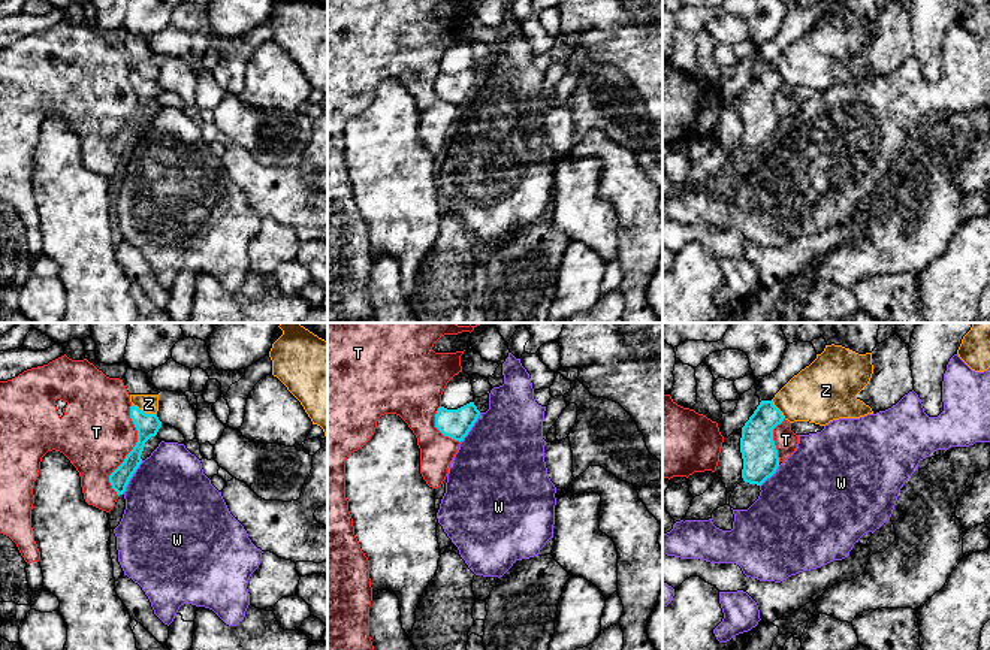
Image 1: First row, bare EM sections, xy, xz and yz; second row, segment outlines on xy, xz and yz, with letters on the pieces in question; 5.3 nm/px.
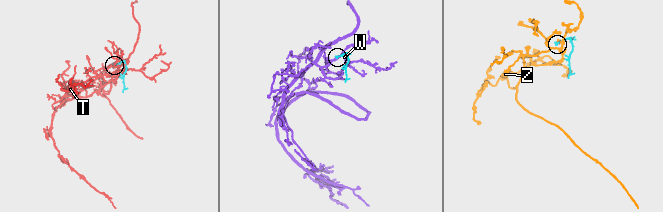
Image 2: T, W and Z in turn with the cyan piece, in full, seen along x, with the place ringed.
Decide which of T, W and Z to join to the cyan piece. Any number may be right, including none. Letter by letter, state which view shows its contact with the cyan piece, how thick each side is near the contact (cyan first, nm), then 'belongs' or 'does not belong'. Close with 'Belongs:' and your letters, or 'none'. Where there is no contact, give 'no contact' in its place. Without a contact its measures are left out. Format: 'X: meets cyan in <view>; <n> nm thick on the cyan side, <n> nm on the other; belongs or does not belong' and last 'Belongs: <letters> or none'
T: meets cyan in xy; 130 nm thick on the cyan side, 400 nm on the other; does not belong
W: meets cyan in xy; 100 nm thick on the cyan side, 480 nm on the other; does not belong
Z: meets cyan in xy; 130 nm thick on the cyan side, 100 nm on the other; does not belong
Belongs: none

